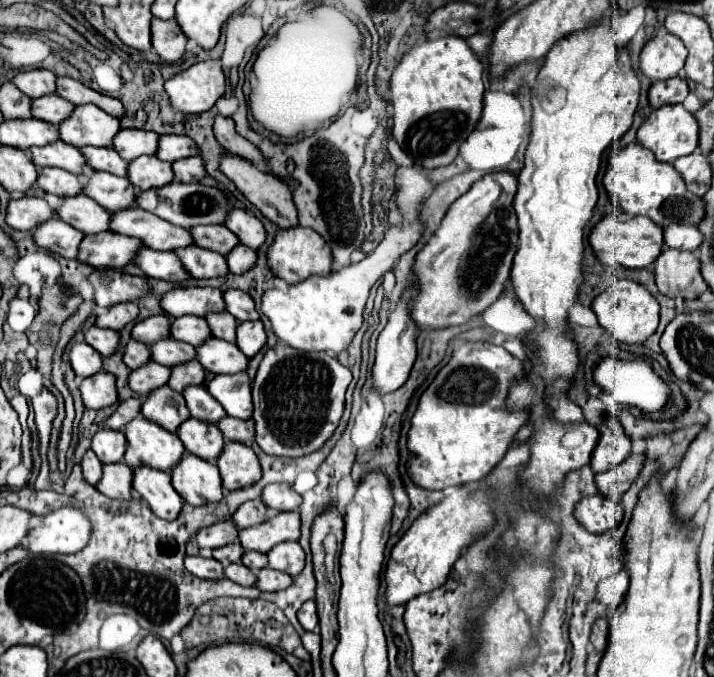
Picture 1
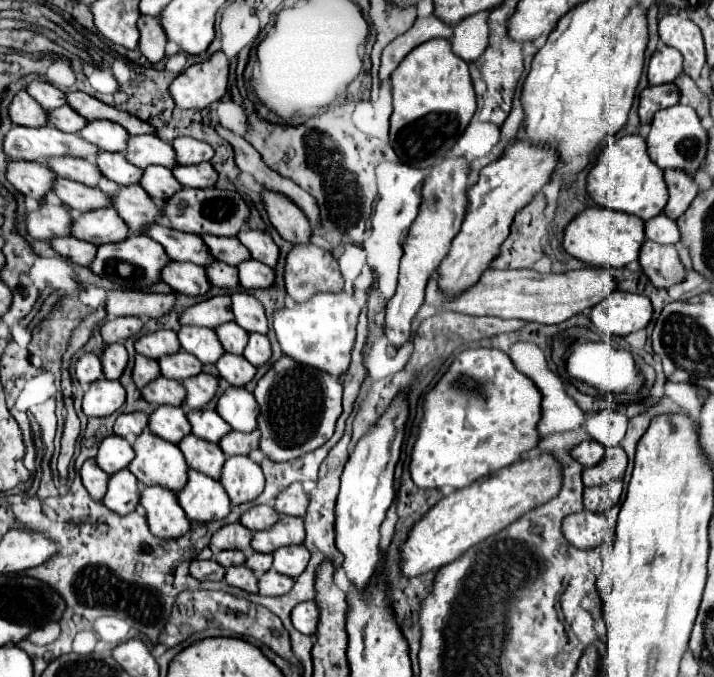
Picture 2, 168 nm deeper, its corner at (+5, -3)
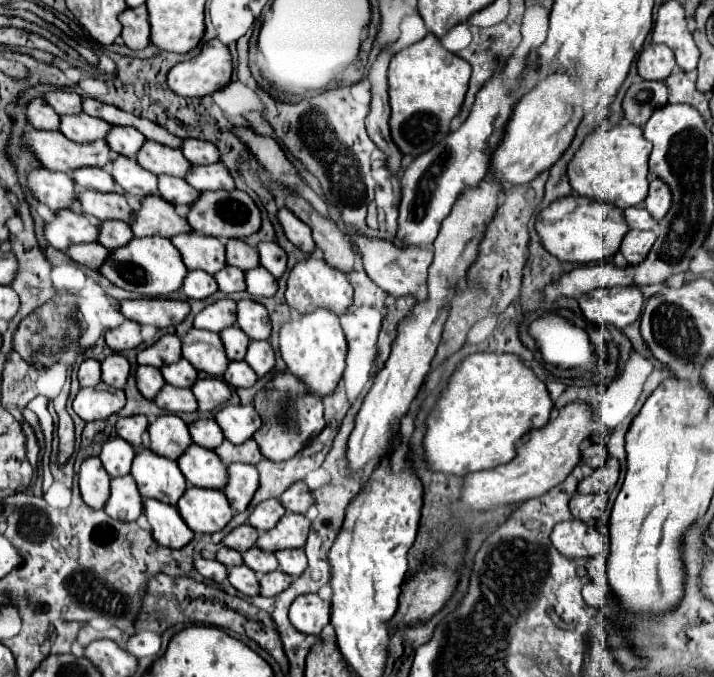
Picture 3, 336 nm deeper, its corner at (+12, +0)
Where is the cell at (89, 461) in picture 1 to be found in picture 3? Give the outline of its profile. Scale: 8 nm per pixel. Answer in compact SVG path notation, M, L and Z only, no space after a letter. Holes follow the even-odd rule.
M88 457L78 473L78 483L80 483L80 493L86 505L92 509L102 509L108 495L110 495L110 477L106 469L102 467L98 457Z

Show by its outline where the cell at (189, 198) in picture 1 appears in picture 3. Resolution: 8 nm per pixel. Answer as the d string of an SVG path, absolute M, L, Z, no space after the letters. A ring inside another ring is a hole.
M240 189L232 191L202 191L200 197L190 205L186 221L192 231L210 235L210 237L226 237L226 239L244 239L260 229L260 211L248 193Z

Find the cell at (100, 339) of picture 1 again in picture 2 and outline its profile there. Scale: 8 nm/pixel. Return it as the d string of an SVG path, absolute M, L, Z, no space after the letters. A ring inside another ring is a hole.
M109 344L103 350L103 374L109 380L119 380L127 368L127 350L123 344Z

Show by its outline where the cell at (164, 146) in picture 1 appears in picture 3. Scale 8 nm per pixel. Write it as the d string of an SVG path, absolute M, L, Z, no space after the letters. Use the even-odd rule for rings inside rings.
M186 139L182 141L180 151L192 165L210 165L218 161L218 147L210 141L200 139Z

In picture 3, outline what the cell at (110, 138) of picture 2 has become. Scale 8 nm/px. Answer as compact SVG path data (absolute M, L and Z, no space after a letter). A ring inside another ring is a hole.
M112 125L112 131L108 131L104 141L108 143L108 147L112 151L116 151L120 155L126 155L126 157L134 157L136 151L142 147L142 143L146 139L144 139L144 135L140 135L140 131L136 131L132 127Z

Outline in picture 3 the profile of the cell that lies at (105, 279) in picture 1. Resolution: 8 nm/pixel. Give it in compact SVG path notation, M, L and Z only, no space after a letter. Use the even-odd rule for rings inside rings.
M142 297L120 301L120 313L140 325L148 323L158 329L180 323L190 311L190 305L180 299L164 297Z

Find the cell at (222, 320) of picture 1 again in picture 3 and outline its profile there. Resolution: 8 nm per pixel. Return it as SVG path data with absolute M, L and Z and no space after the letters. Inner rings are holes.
M230 325L230 327L226 327L226 329L220 333L220 337L222 337L222 343L224 343L224 347L226 347L228 359L242 361L244 355L246 355L248 343L250 343L248 335L244 335L244 331L240 331L240 327Z

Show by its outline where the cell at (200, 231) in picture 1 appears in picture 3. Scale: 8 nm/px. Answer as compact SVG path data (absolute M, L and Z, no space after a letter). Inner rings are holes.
M228 239L226 241L226 263L234 265L242 271L248 271L248 269L260 265L258 251L254 247L250 247L248 243L244 243L242 239Z

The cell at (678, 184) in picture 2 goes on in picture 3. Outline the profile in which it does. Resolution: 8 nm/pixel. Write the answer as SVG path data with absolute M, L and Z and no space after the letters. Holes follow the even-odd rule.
M652 179L650 191L648 191L648 213L654 219L662 219L670 211L670 201L672 201L672 191L668 191L668 185L662 179Z

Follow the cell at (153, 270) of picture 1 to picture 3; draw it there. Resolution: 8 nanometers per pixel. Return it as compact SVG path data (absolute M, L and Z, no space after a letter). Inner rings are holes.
M188 271L184 281L182 281L182 291L186 297L206 299L214 291L218 291L218 285L216 285L214 277L204 273L204 271Z

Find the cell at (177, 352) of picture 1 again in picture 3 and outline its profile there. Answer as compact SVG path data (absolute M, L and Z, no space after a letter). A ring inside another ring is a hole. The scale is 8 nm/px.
M182 357L176 363L164 365L162 367L162 375L164 375L166 383L170 383L170 385L176 385L176 387L192 387L192 383L198 377L198 371Z

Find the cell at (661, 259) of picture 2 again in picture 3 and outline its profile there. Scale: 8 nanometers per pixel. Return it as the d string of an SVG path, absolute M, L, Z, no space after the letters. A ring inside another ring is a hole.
M630 231L620 245L620 253L626 257L628 263L642 263L648 257L648 251L652 249L654 241L654 231Z

